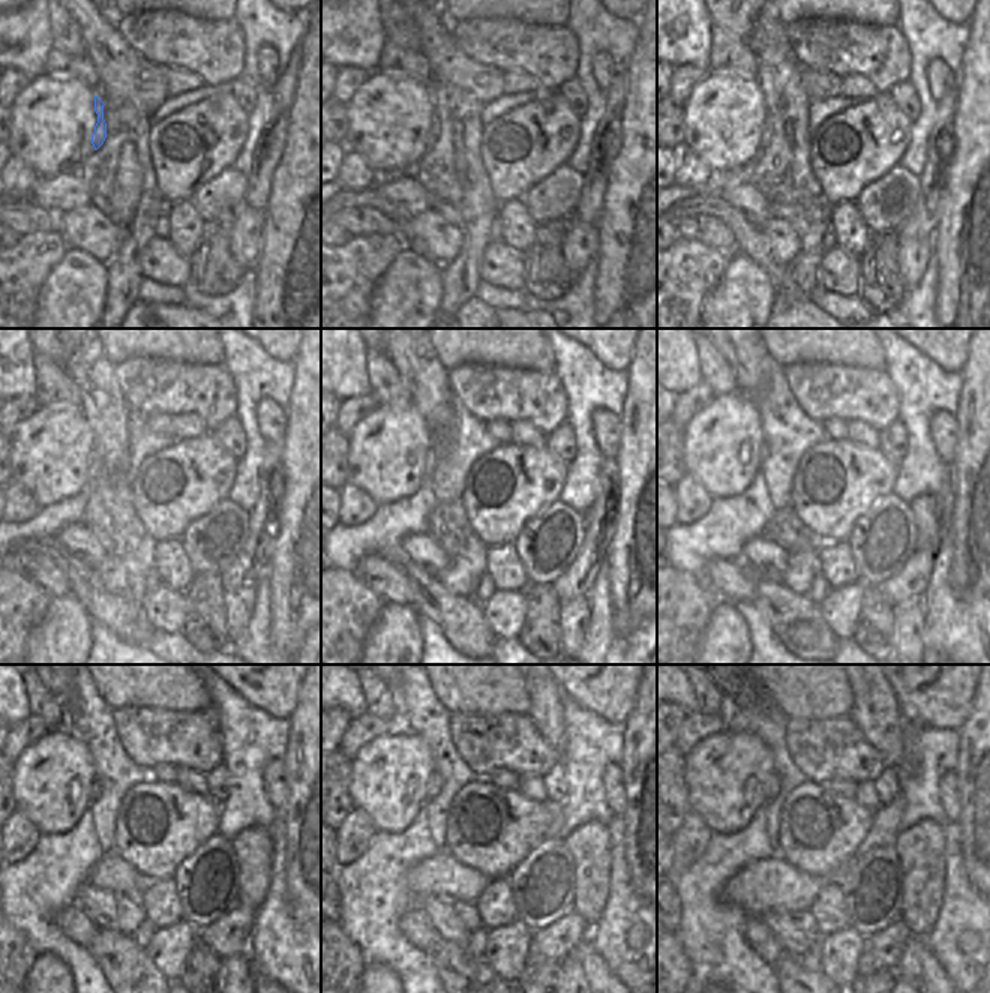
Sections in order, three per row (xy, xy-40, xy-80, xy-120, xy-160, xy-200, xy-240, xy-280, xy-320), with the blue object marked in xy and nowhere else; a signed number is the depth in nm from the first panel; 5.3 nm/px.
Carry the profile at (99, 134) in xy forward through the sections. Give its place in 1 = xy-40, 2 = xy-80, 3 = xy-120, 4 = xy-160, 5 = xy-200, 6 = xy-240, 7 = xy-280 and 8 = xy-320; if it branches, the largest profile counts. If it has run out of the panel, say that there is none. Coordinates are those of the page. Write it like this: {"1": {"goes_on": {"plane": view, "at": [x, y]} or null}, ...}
{"1": {"goes_on": {"plane": "xy-40", "at": [434, 132]}}, "2": {"goes_on": {"plane": "xy-80", "at": [767, 135]}}, "3": {"goes_on": {"plane": "xy-120", "at": [95, 465]}}, "4": {"goes_on": {"plane": "xy-160", "at": [431, 459]}}, "5": {"goes_on": {"plane": "xy-200", "at": [765, 450]}}, "6": {"goes_on": {"plane": "xy-240", "at": [95, 786]}}, "7": {"goes_on": {"plane": "xy-280", "at": [435, 783]}}, "8": {"goes_on": {"plane": "xy-320", "at": [774, 783]}}}

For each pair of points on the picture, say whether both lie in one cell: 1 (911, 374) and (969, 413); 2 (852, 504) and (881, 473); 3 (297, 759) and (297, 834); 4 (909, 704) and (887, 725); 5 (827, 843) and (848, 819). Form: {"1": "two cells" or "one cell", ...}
{"1": "two cells", "2": "one cell", "3": "one cell", "4": "two cells", "5": "one cell"}

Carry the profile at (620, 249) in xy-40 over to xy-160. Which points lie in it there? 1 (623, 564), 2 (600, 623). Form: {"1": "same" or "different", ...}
{"1": "same", "2": "different"}

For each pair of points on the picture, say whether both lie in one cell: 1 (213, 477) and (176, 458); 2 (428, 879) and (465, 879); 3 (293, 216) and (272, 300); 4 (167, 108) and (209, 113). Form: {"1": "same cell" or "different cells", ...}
{"1": "same cell", "2": "same cell", "3": "same cell", "4": "different cells"}

